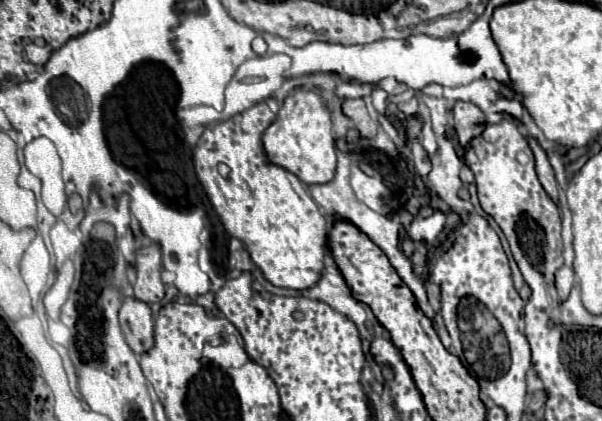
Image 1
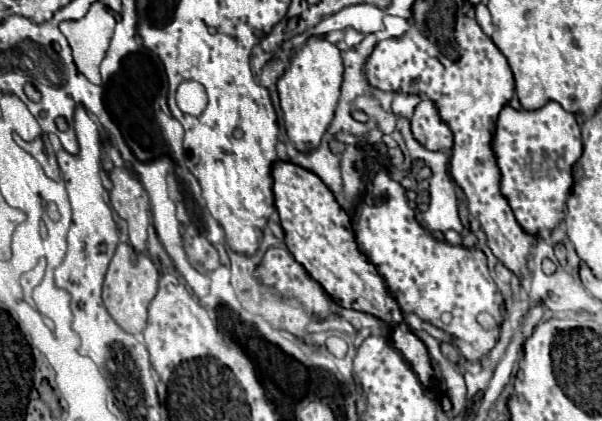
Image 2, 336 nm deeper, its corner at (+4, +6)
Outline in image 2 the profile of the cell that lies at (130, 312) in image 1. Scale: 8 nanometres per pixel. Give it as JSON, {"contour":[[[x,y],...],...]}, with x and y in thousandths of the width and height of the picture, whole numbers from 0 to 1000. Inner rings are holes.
{"contour":[[[198,580],[191,608],[184,613],[181,641],[174,651],[171,670],[171,717],[184,746],[184,755],[214,793],[238,789],[244,770],[244,732],[251,713],[261,698],[261,670],[264,670],[264,641],[254,627],[254,618],[241,603],[221,599],[214,580]]]}

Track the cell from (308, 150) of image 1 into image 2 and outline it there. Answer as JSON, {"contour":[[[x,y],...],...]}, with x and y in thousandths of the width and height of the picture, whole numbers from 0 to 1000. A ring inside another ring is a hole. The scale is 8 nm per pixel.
{"contour":[[[513,90],[510,105],[493,119],[480,162],[463,185],[460,214],[467,233],[473,309],[480,333],[497,361],[510,366],[530,347],[543,299],[553,285],[556,252],[563,238],[566,190],[570,190],[566,124],[556,105],[543,100],[540,90]]]}

